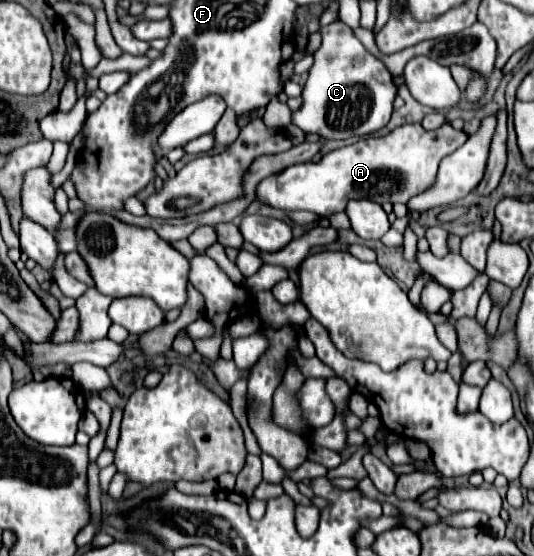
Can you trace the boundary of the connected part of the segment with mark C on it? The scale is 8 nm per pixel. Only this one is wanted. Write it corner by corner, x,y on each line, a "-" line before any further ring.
339,19
321,27
321,39
321,47
313,53
313,65
303,89
303,107
293,113
293,125
317,133
323,139
361,137
385,127
397,95
387,67
383,67

